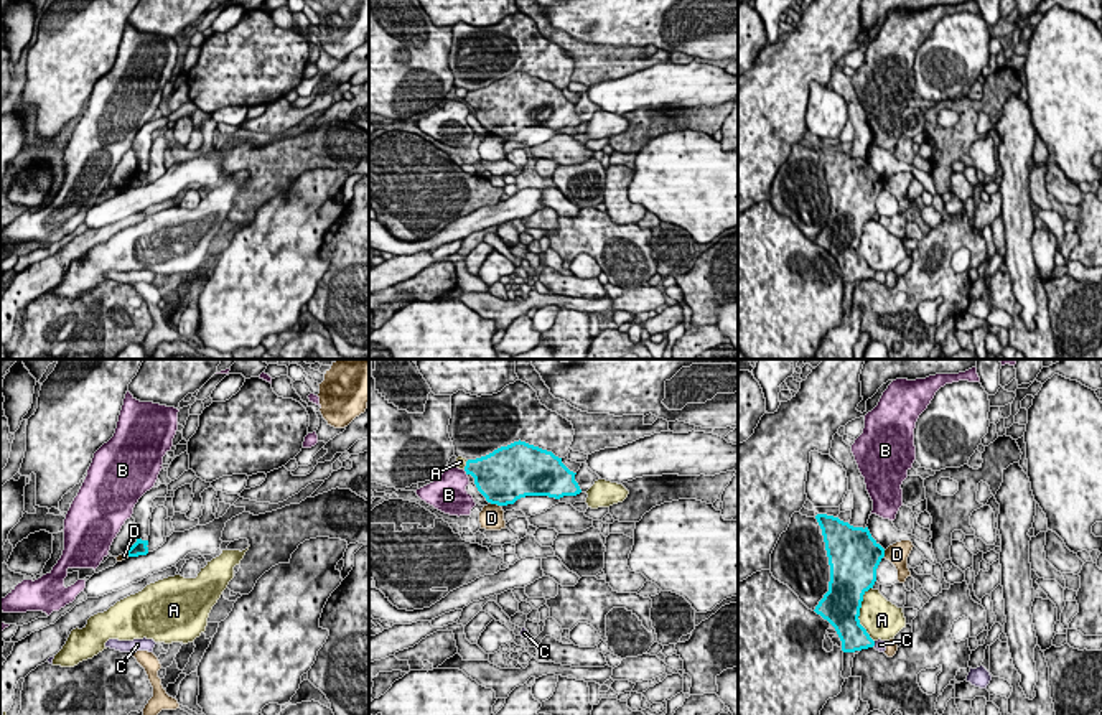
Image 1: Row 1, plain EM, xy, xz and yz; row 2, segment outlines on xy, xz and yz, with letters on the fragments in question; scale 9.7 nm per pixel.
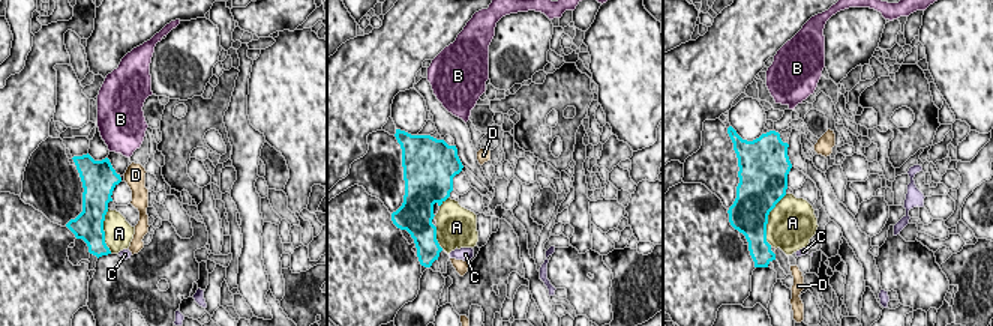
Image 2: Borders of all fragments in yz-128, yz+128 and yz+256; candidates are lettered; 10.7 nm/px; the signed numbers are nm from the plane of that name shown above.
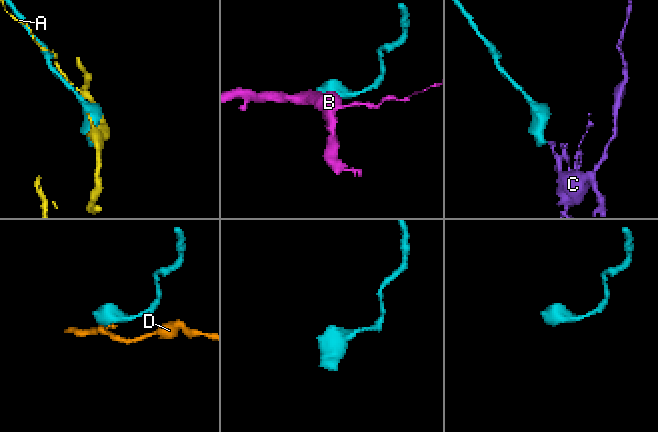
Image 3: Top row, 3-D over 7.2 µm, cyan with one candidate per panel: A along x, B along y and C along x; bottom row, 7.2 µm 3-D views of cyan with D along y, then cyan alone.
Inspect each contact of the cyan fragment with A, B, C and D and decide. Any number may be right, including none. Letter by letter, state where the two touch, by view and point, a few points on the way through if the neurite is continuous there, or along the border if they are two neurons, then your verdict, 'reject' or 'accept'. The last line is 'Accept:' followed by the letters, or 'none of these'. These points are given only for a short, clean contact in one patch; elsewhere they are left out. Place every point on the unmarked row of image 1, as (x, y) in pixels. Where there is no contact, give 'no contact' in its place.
A: yz (859, 246) | reject
B: xz (466, 104) | along xz (463, 101), (466, 106) | reject
C: yz (873, 275) | along yz (875, 272), (872, 277) | reject
D: xz (496, 134) | along xz (491, 134), (499, 137) | reject
Accept: none of these

